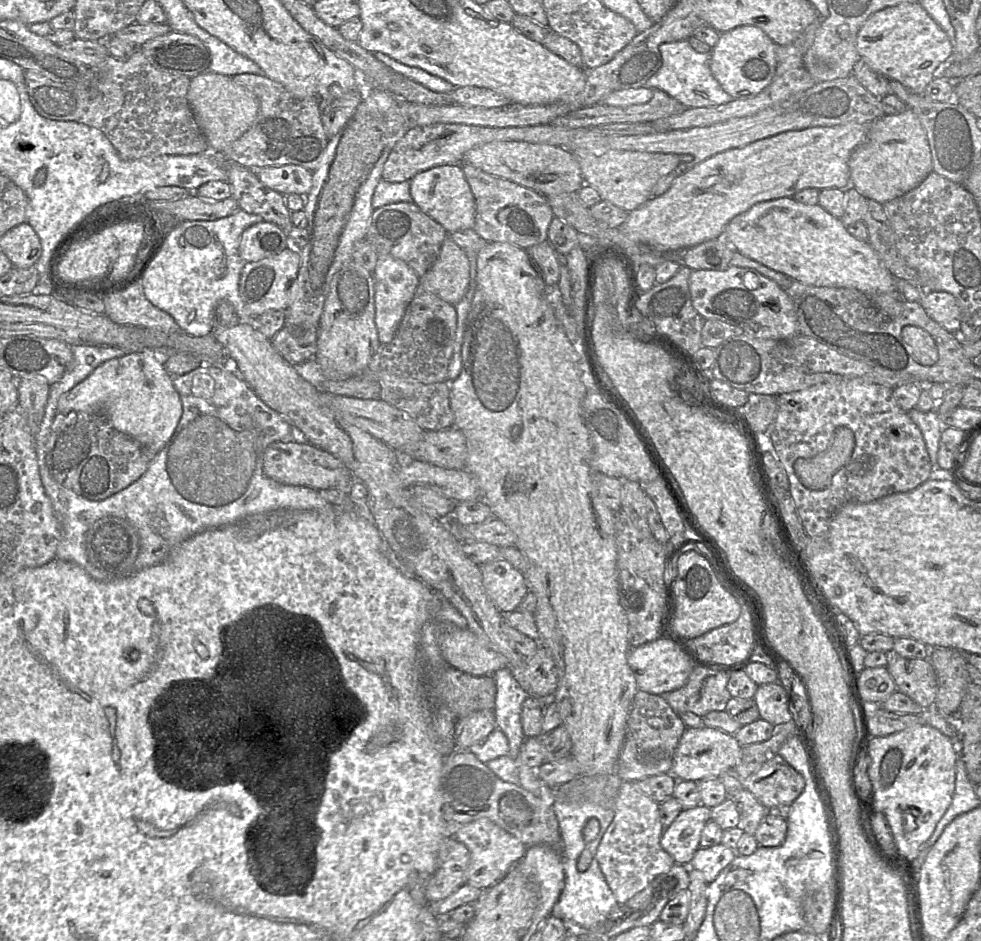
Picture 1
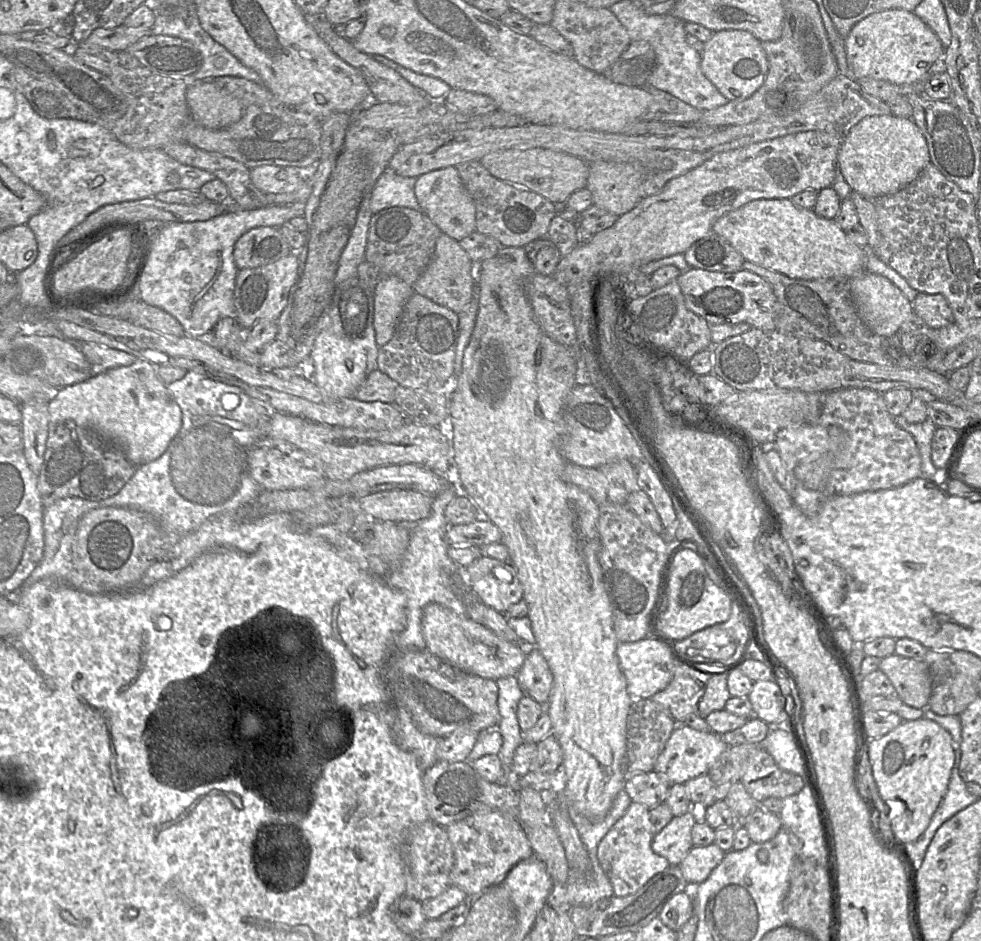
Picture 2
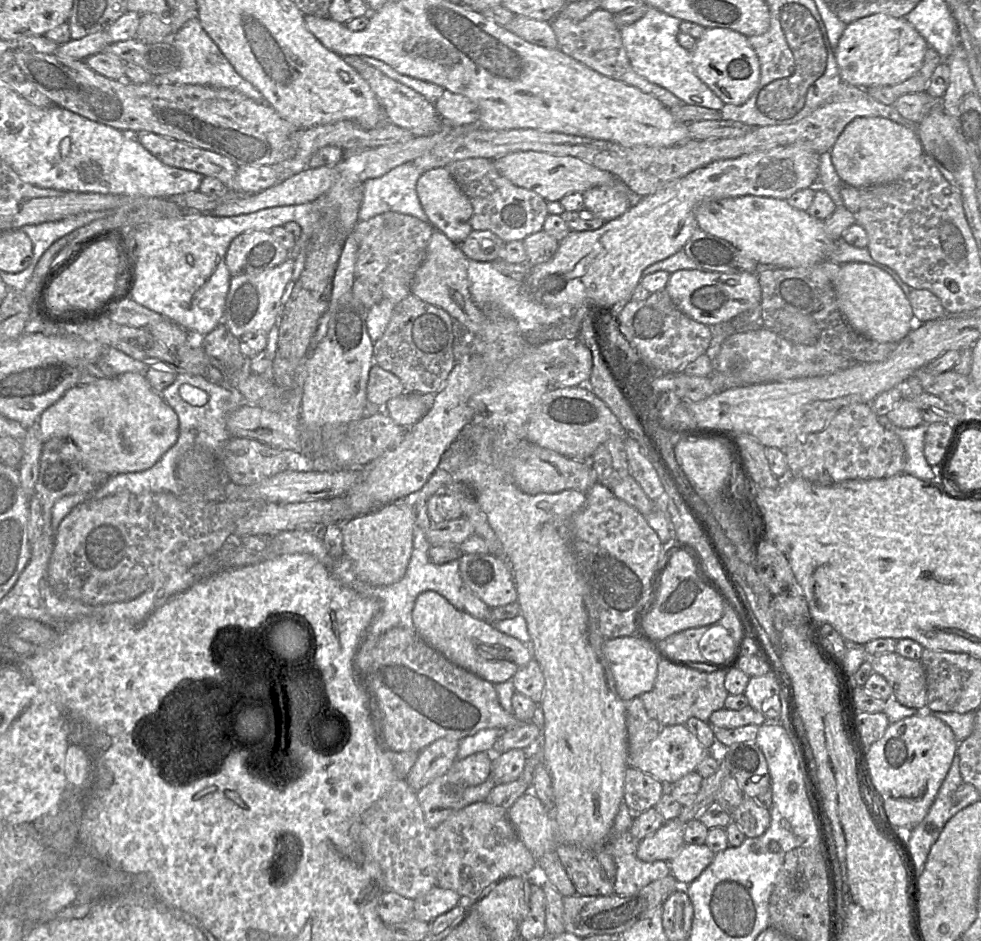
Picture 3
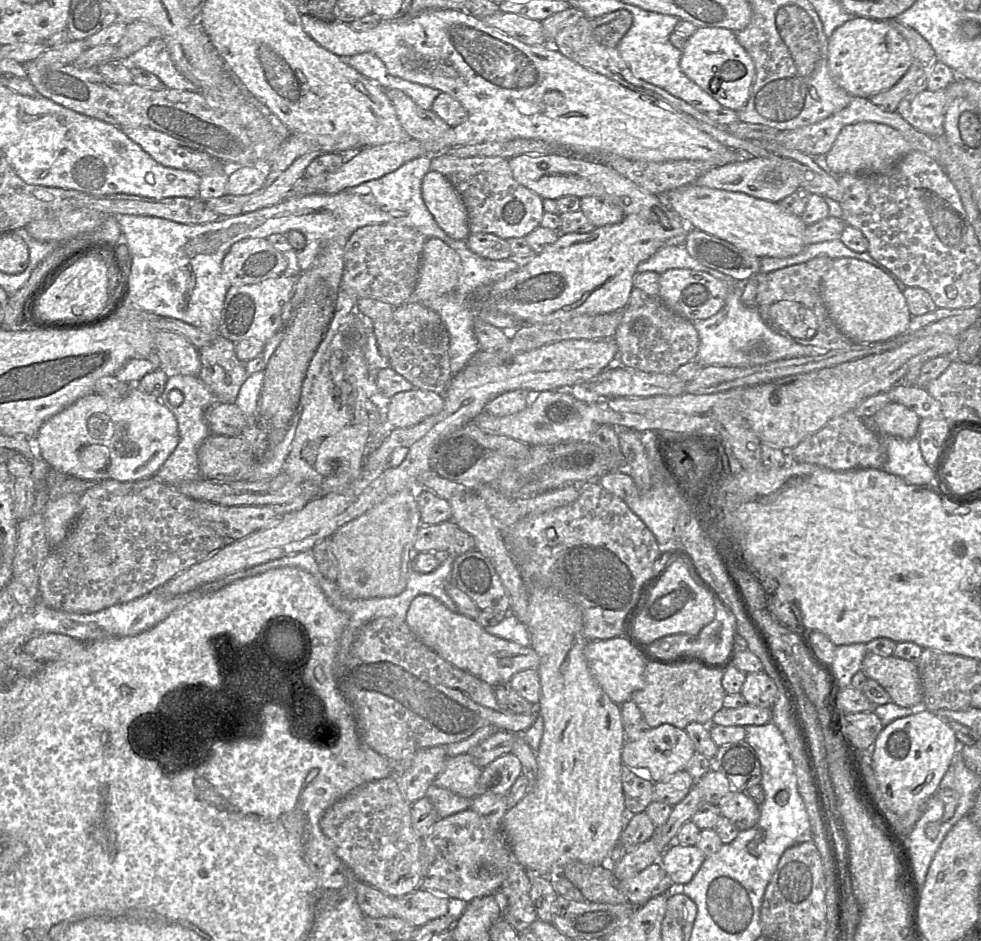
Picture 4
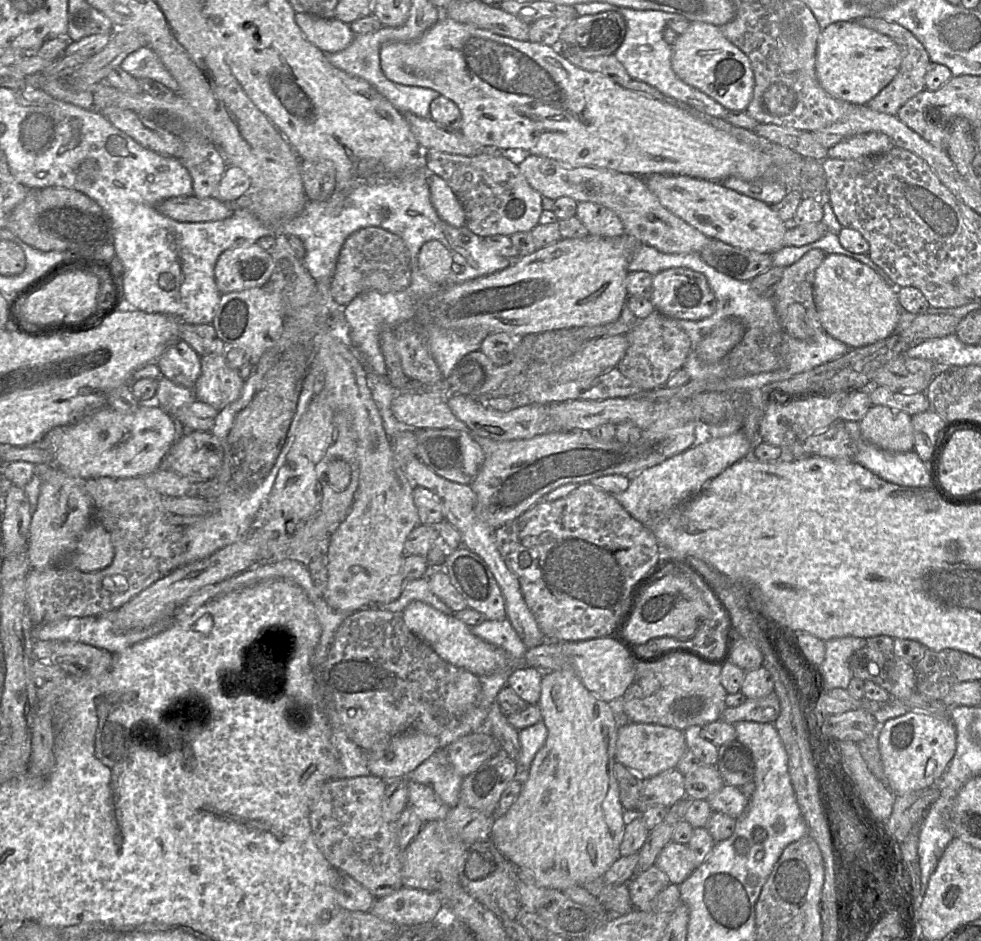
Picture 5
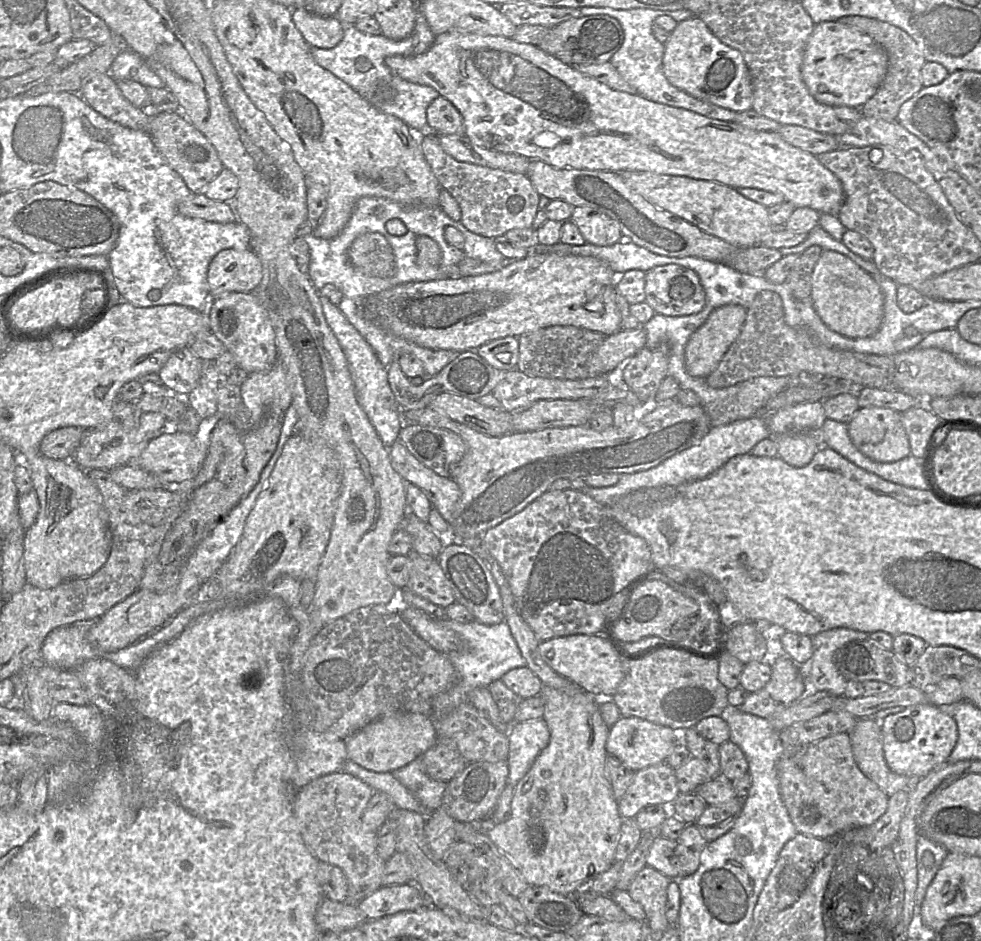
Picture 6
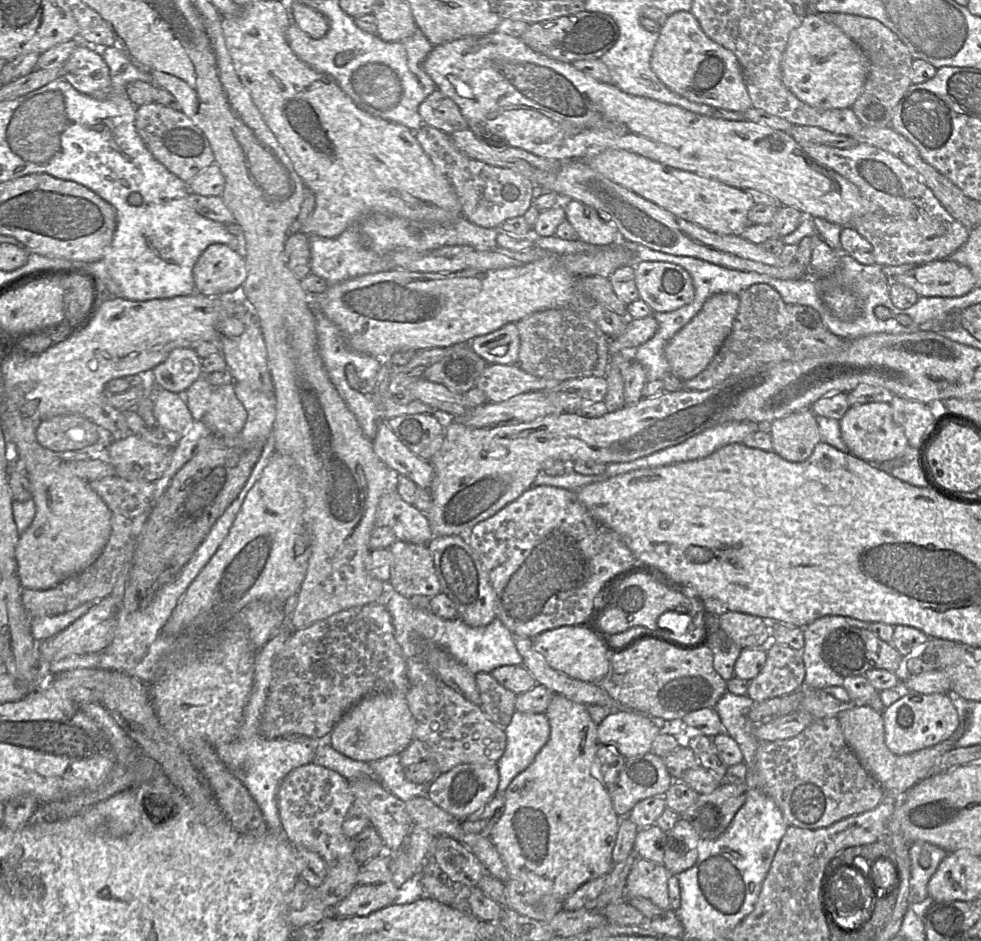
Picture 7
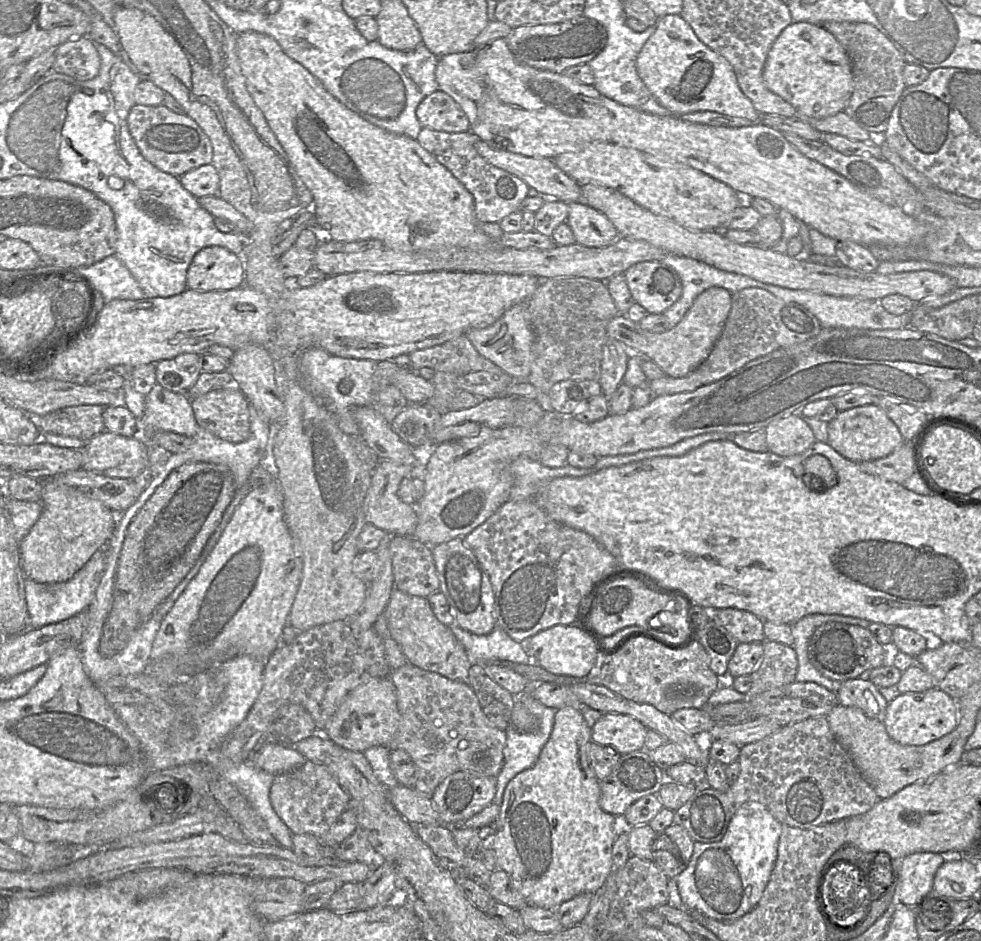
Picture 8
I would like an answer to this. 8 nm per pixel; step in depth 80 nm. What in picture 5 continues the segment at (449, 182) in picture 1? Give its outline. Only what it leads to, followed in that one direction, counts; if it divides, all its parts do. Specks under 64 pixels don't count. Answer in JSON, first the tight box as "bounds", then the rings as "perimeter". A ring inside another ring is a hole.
{"bounds":[428,174,466,228],"perimeter":[[[428,174],[430,198],[439,218],[454,228],[466,225],[465,212],[462,204],[440,176]]]}

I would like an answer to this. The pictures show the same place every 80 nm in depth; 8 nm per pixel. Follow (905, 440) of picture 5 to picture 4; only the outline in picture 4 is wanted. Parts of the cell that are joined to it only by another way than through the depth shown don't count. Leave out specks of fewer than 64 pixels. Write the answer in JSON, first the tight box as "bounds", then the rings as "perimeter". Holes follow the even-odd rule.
{"bounds":[873,402,920,439],"perimeter":[[[890,402],[873,417],[878,434],[911,439],[918,434],[920,417],[906,406]]]}

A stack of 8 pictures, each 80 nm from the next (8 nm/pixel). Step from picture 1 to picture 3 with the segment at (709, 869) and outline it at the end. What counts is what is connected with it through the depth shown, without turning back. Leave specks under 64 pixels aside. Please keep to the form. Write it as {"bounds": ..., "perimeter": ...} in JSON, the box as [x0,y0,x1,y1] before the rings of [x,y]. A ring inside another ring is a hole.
{"bounds":[668,844,715,885],"perimeter":[[[684,844],[668,862],[670,873],[680,883],[688,885],[711,864],[715,853],[705,844]]]}

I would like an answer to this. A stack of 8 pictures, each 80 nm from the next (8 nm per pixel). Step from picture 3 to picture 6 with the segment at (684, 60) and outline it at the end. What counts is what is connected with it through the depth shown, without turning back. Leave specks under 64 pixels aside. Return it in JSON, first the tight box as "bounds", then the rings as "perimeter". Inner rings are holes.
{"bounds":[596,8,736,123],"perimeter":[[[600,8],[596,14],[605,14],[615,18],[624,32],[624,40],[621,47],[612,55],[609,60],[621,77],[631,85],[637,94],[654,102],[683,108],[705,117],[735,123],[736,112],[722,108],[702,99],[695,98],[686,92],[676,88],[669,83],[662,70],[664,56],[664,44],[659,42],[652,33],[654,21],[659,16],[669,16],[677,23],[692,18],[694,14],[689,10],[652,10],[644,8],[634,9],[604,9]]]}

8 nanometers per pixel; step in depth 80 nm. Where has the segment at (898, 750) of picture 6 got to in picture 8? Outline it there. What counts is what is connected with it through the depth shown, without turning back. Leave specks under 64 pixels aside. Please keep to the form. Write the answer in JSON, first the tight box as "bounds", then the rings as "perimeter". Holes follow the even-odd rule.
{"bounds":[883,688,958,746],"perimeter":[[[938,688],[902,693],[888,702],[883,721],[890,738],[901,745],[922,746],[952,732],[958,724],[957,701]]]}

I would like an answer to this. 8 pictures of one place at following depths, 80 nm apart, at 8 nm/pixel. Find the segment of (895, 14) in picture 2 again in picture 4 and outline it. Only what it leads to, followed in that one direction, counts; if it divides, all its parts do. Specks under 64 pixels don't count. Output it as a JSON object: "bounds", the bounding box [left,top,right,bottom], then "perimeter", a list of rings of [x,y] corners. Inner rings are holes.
{"bounds":[827,17,912,98],"perimeter":[[[853,17],[837,27],[827,42],[829,73],[836,84],[852,97],[870,98],[891,88],[912,63],[906,40],[886,20]]]}

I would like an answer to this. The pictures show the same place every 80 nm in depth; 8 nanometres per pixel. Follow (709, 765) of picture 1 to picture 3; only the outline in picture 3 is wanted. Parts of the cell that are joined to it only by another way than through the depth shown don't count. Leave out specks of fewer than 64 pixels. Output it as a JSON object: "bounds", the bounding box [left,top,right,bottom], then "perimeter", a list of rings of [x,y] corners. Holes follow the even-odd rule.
{"bounds":[629,725,711,785],"perimeter":[[[666,725],[641,752],[629,757],[629,766],[651,775],[665,785],[670,785],[694,772],[698,764],[710,753],[711,751],[701,745],[686,725]]]}

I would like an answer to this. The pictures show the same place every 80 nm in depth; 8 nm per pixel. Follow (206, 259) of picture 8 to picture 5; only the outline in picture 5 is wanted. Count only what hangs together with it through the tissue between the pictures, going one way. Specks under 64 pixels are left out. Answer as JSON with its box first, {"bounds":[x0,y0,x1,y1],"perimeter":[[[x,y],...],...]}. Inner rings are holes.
{"bounds":[214,243,274,295],"perimeter":[[[253,243],[224,251],[216,262],[214,276],[223,295],[264,286],[274,268],[271,253]]]}

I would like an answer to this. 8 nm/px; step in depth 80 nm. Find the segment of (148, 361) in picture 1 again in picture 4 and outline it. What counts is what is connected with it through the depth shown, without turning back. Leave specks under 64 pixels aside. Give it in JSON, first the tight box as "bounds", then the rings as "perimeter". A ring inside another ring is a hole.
{"bounds":[34,384,179,482],"perimeter":[[[136,384],[123,398],[113,399],[95,392],[87,394],[47,419],[34,437],[37,453],[55,470],[87,481],[114,479],[129,482],[155,476],[179,440],[175,415],[159,397],[142,392]]]}

